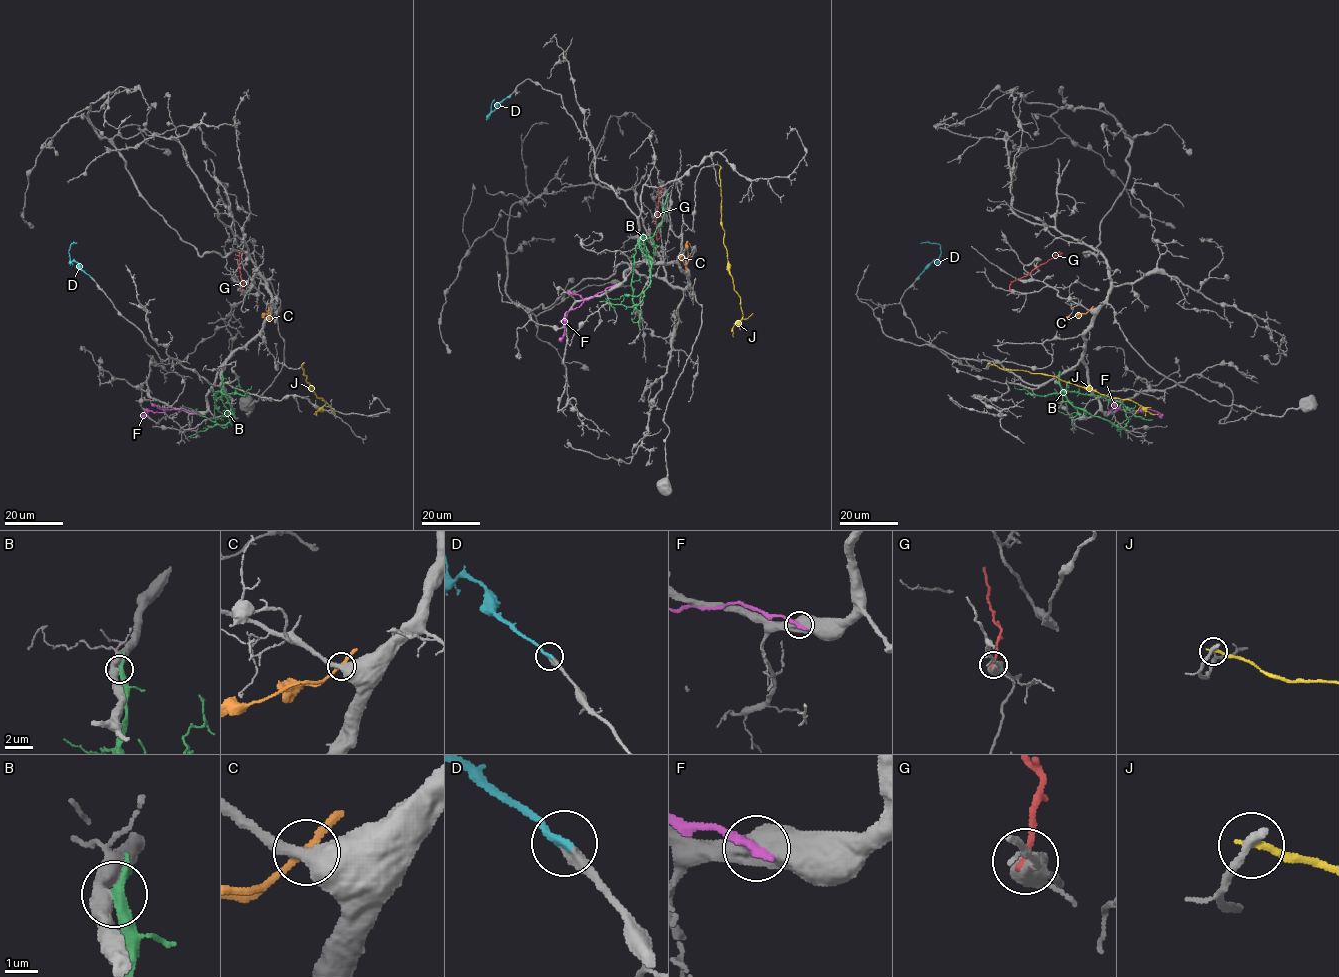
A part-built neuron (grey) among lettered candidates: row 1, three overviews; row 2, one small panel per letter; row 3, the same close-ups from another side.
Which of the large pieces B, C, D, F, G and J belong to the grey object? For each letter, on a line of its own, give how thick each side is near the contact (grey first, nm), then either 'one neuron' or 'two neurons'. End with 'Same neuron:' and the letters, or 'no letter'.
B: 480/480 nm | two neurons
C: 440/200 nm | two neurons
D: 500/340 nm | one neuron
F: 550/340 nm | two neurons
G: 480/190 nm | two neurons
J: 340/200 nm | two neurons
Same neuron: D

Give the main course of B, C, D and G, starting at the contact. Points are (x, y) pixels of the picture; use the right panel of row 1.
B: (1059, 374), (1061, 391), (1075, 407), (1122, 428), (1128, 422), (1123, 404)
C: (1090, 310), (1062, 320)
D: (918, 277), (941, 253), (939, 244), (920, 243)
G: (1010, 290), (1011, 282), (1028, 275), (1061, 253), (1058, 252)

